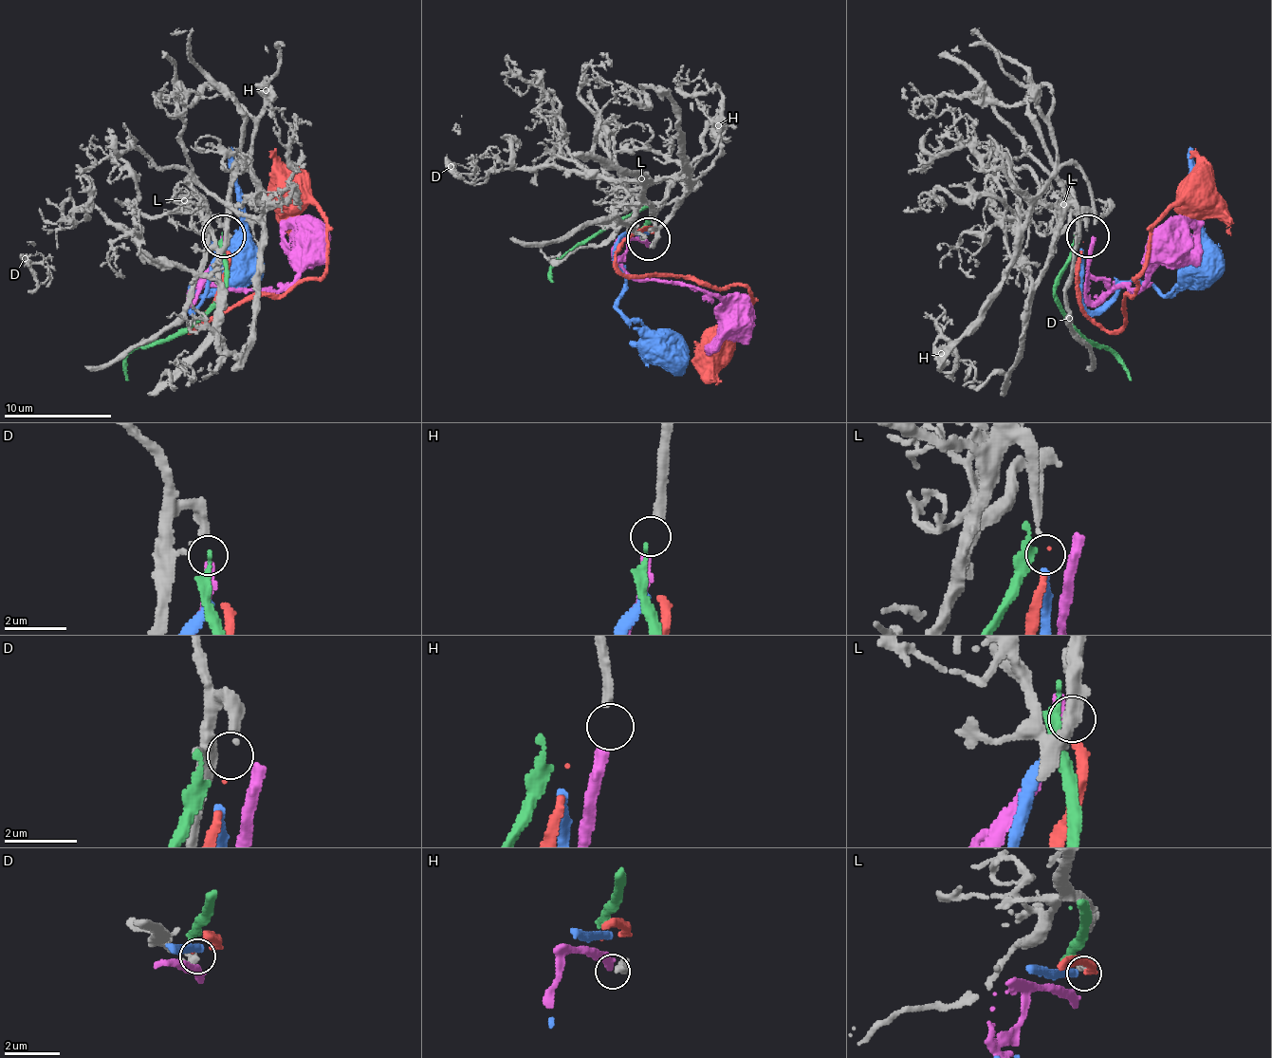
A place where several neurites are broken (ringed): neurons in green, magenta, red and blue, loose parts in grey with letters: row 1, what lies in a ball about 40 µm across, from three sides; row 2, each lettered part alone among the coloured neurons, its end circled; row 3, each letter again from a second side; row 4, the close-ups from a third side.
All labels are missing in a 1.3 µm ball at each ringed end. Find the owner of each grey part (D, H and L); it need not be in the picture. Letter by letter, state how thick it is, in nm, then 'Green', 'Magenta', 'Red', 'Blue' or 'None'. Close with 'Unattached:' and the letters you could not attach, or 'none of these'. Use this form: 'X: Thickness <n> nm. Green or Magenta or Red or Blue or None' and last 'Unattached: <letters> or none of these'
D: Thickness 260 nm. Red
H: Thickness 280 nm. Magenta
L: Thickness 200 nm. Blue
Unattached: none of these

